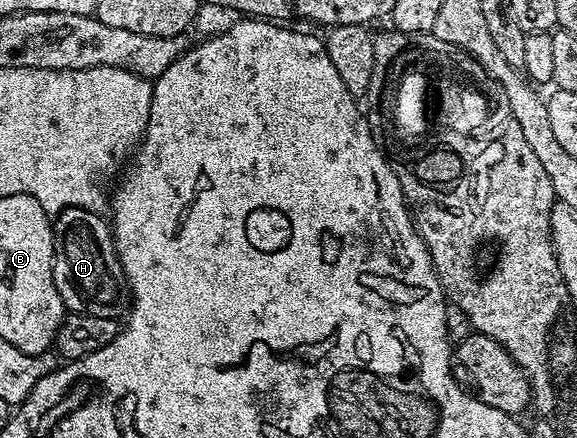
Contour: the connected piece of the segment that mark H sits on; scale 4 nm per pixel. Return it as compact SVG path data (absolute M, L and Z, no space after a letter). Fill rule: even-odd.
M67 208L60 214L56 215L53 220L53 231L55 234L55 257L53 258L53 282L57 286L57 294L61 294L63 299L63 307L68 313L89 314L90 316L100 316L101 318L119 318L128 311L129 308L129 289L127 287L127 279L123 273L123 267L119 261L119 255L115 249L115 238L112 229L102 220L103 217L98 211L91 211L85 208Z

